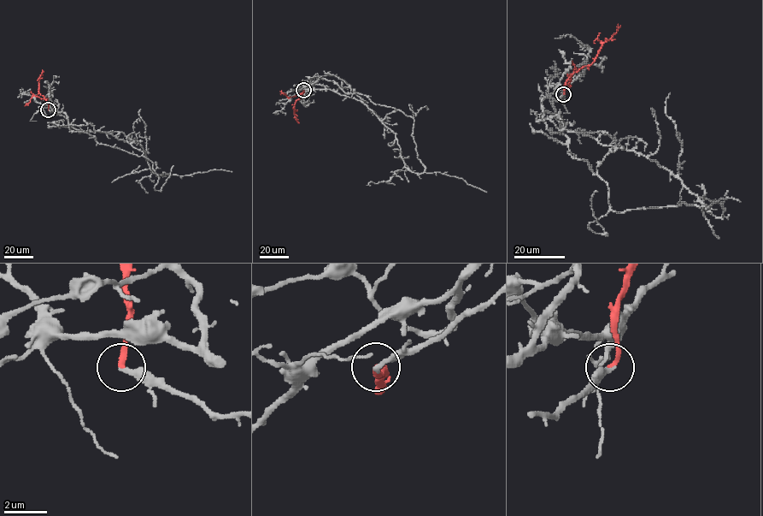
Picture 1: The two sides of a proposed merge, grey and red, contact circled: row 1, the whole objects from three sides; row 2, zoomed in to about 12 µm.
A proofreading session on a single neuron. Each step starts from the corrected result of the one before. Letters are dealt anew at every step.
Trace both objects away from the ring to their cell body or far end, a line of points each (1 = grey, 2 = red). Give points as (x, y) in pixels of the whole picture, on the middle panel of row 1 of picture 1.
1: (303, 91), (316, 84), (361, 101), (395, 134), (407, 169), (461, 178), (486, 192)
2: (303, 91), (294, 108), (297, 121)

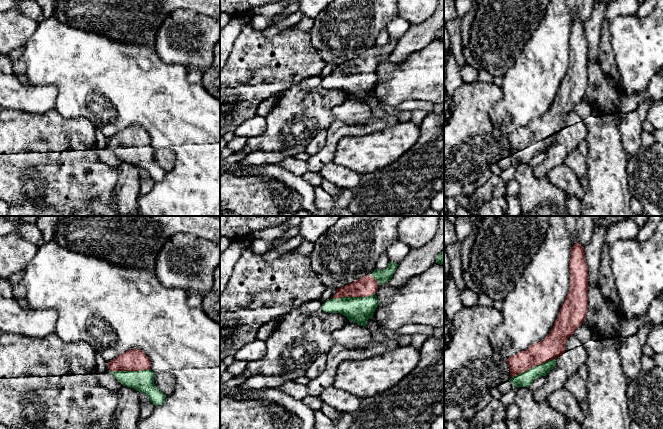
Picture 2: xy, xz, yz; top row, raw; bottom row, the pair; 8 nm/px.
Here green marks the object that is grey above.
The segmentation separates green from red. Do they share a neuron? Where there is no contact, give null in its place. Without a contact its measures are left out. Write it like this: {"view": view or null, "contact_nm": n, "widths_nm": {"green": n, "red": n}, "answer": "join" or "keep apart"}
{"view": "yz", "contact_nm": 380, "widths_nm": {"green": 120, "red": 190}, "answer": "join"}

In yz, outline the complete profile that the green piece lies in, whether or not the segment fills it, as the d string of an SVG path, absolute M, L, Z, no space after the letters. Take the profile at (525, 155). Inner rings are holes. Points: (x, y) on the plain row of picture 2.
M576 19L571 25L570 63L550 109L541 117L531 121L507 135L511 157L516 163L527 163L556 142L556 134L566 124L567 115L586 95L588 83L588 44L584 24Z

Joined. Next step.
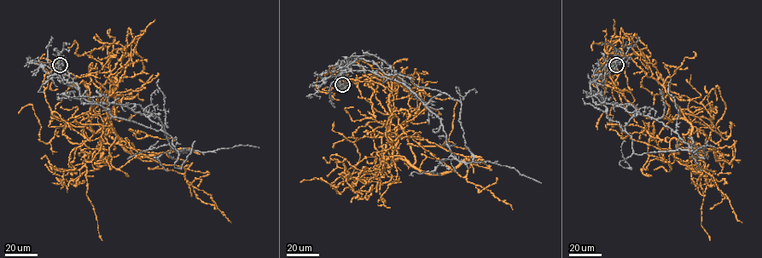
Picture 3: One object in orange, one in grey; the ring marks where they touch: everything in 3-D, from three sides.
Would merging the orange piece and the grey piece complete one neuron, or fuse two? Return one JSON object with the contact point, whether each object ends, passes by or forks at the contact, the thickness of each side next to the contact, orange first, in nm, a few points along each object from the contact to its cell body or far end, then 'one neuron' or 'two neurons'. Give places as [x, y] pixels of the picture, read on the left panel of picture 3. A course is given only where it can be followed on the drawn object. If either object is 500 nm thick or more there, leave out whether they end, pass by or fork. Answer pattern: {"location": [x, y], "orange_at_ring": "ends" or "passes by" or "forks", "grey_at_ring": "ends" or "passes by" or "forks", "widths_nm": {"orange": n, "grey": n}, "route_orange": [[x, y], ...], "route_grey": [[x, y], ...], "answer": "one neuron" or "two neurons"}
{"location": [60, 65], "orange_at_ring": "ends", "grey_at_ring": "forks", "widths_nm": {"orange": 150, "grey": 140}, "route_orange": [[60, 65], [109, 71], [104, 118], [130, 151], [111, 125], [53, 115], [52, 63], [35, 61], [57, 88]], "route_grey": [[60, 65], [63, 77], [84, 99], [121, 104], [157, 117], [177, 150], [259, 148]], "answer": "two neurons"}

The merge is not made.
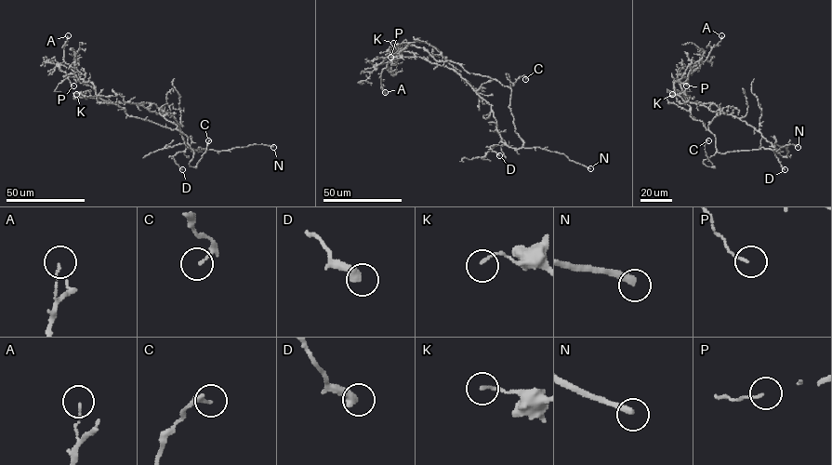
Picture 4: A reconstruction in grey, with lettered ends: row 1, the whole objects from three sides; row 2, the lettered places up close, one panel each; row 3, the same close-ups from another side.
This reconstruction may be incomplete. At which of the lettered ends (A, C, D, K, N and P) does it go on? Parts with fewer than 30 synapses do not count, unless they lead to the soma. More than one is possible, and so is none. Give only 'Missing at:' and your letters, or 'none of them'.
Missing at: N

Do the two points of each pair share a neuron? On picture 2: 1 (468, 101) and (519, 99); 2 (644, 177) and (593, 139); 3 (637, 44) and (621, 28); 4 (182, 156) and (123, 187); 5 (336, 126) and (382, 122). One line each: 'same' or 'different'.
1: different
2: different
3: same
4: different
5: same

